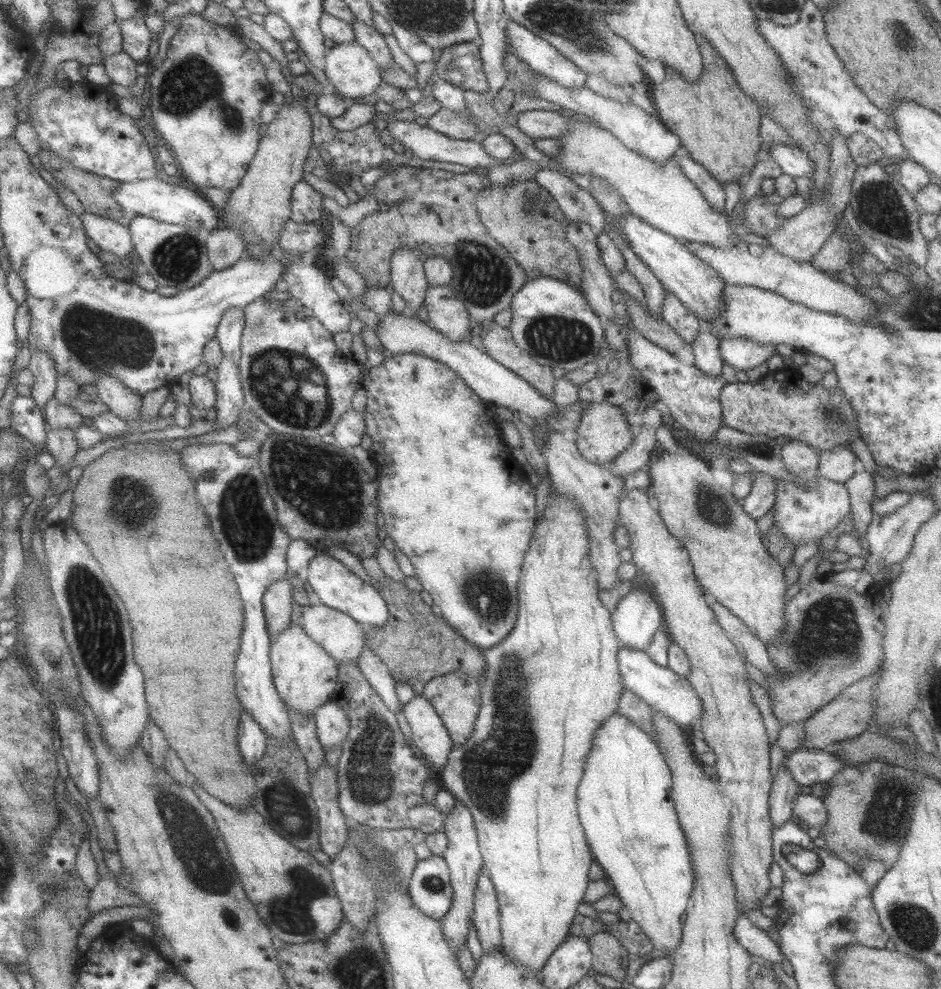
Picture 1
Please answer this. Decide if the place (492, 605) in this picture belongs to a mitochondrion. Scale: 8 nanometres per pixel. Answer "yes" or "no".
yes

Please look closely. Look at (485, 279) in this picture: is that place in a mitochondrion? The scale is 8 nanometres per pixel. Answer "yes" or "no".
yes

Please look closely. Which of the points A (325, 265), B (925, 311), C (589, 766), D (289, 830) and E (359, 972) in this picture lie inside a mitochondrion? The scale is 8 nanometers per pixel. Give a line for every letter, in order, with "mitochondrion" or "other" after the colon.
A: other
B: mitochondrion
C: other
D: mitochondrion
E: mitochondrion

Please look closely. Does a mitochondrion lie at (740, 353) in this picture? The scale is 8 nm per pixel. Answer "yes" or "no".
no

